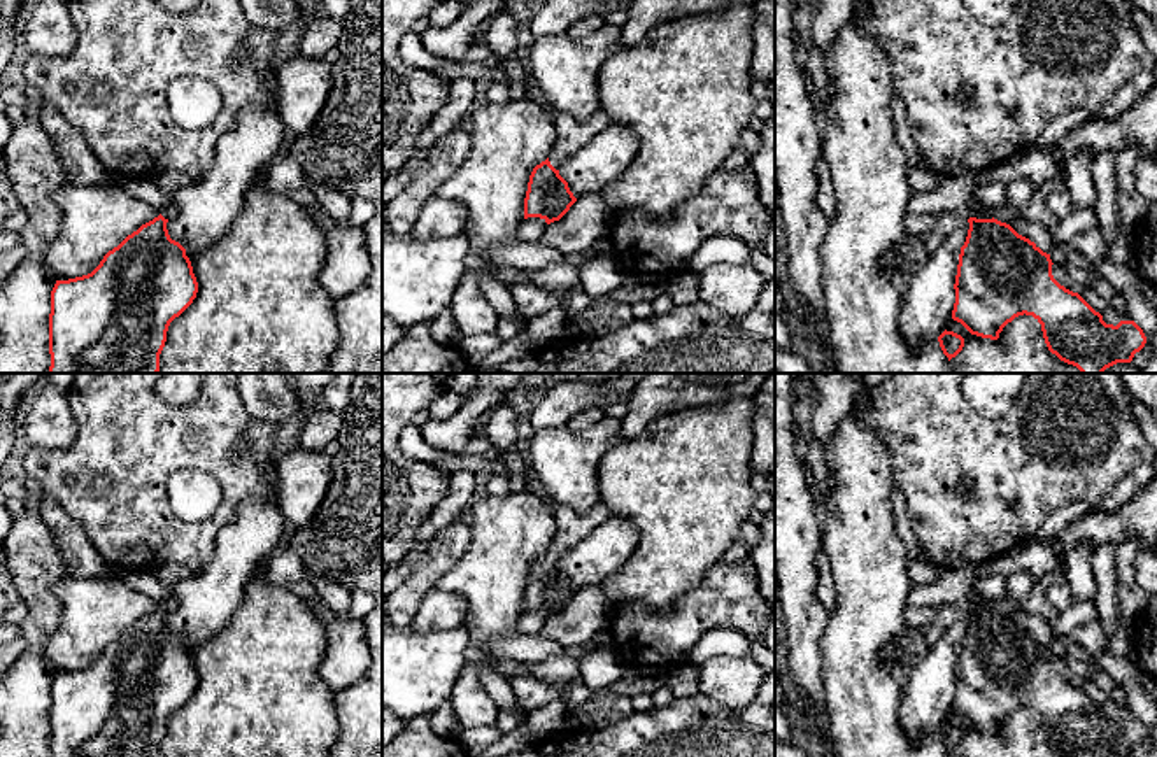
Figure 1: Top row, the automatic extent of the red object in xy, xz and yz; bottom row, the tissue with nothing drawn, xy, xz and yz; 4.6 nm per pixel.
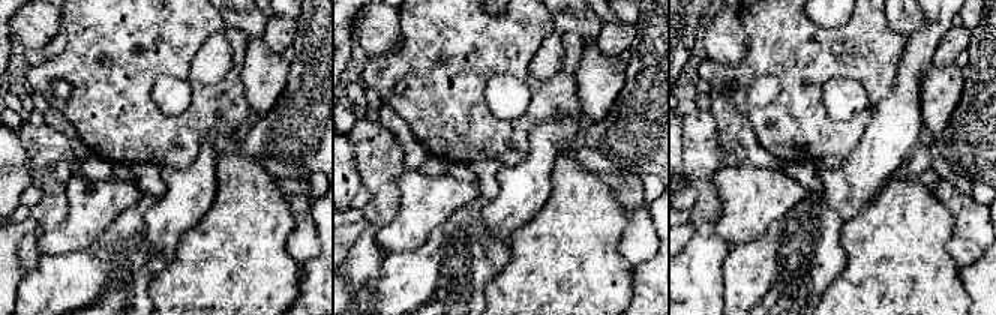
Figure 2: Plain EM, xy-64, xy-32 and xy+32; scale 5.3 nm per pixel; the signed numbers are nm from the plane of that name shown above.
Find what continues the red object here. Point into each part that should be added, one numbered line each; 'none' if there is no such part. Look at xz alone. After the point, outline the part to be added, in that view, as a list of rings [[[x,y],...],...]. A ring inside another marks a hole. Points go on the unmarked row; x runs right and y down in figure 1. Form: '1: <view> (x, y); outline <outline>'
1: xz (570, 528); outline [[[603,501],[594,505],[589,513],[577,513],[561,503],[552,512],[556,533],[549,545],[549,554],[556,562],[559,562],[563,552],[575,547],[589,531],[614,515]]]

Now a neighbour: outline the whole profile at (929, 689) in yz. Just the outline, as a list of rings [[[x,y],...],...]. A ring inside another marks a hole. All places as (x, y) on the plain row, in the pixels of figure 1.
[[[969,615],[950,626],[910,668],[901,696],[899,720],[910,741],[940,729],[952,710],[955,668]]]

